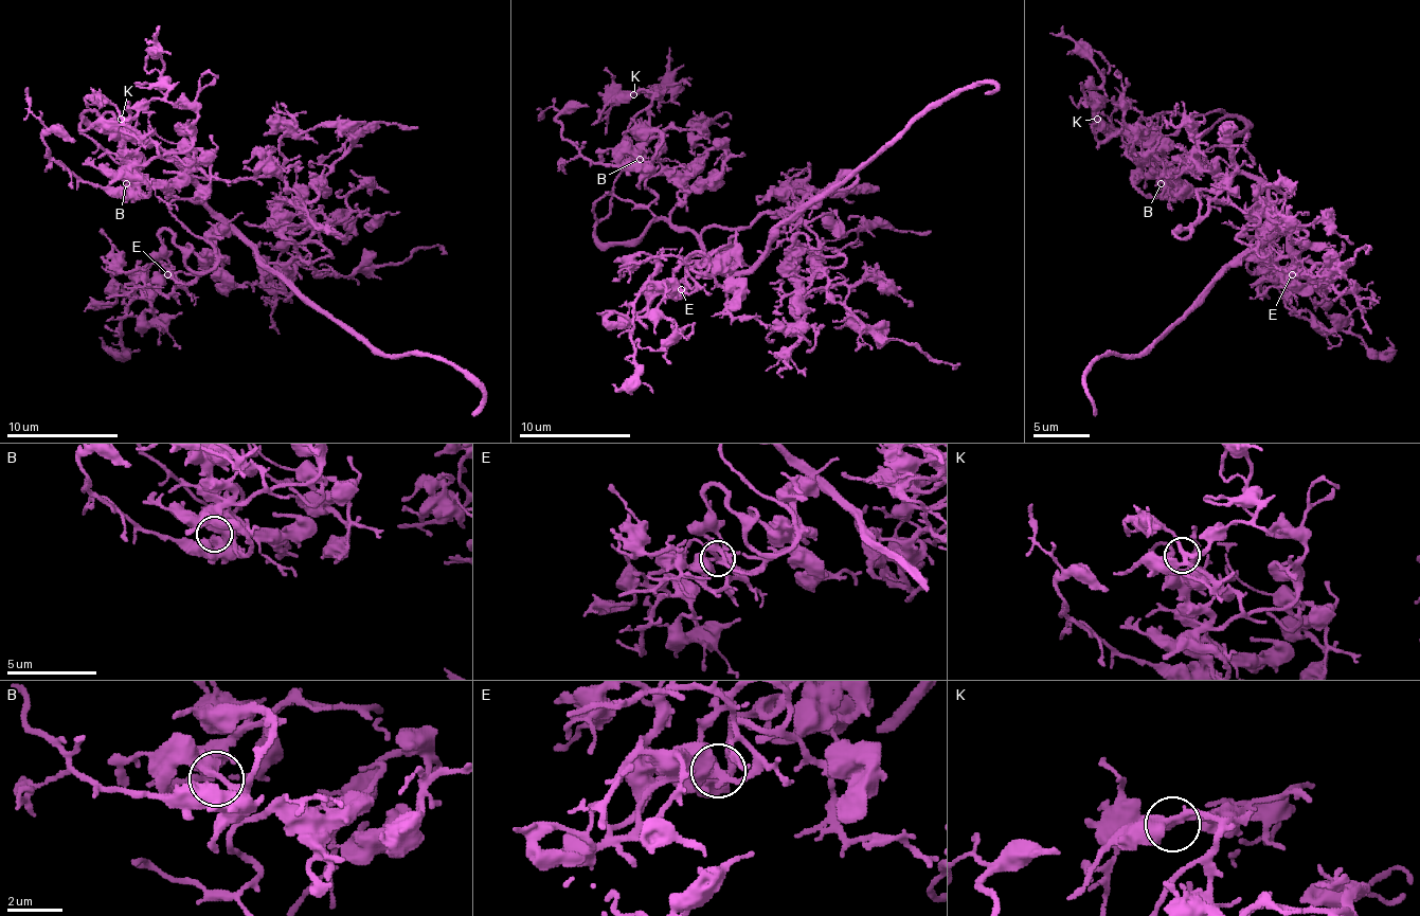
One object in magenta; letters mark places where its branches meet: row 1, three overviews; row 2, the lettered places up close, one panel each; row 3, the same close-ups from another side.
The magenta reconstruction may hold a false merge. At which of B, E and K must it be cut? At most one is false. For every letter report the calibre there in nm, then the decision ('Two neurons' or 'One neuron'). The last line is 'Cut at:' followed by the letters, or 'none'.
B: Thickness 260 nm. One neuron
E: Thickness 280 nm. One neuron
K: Thickness 260 nm. One neuron
Cut at: none

